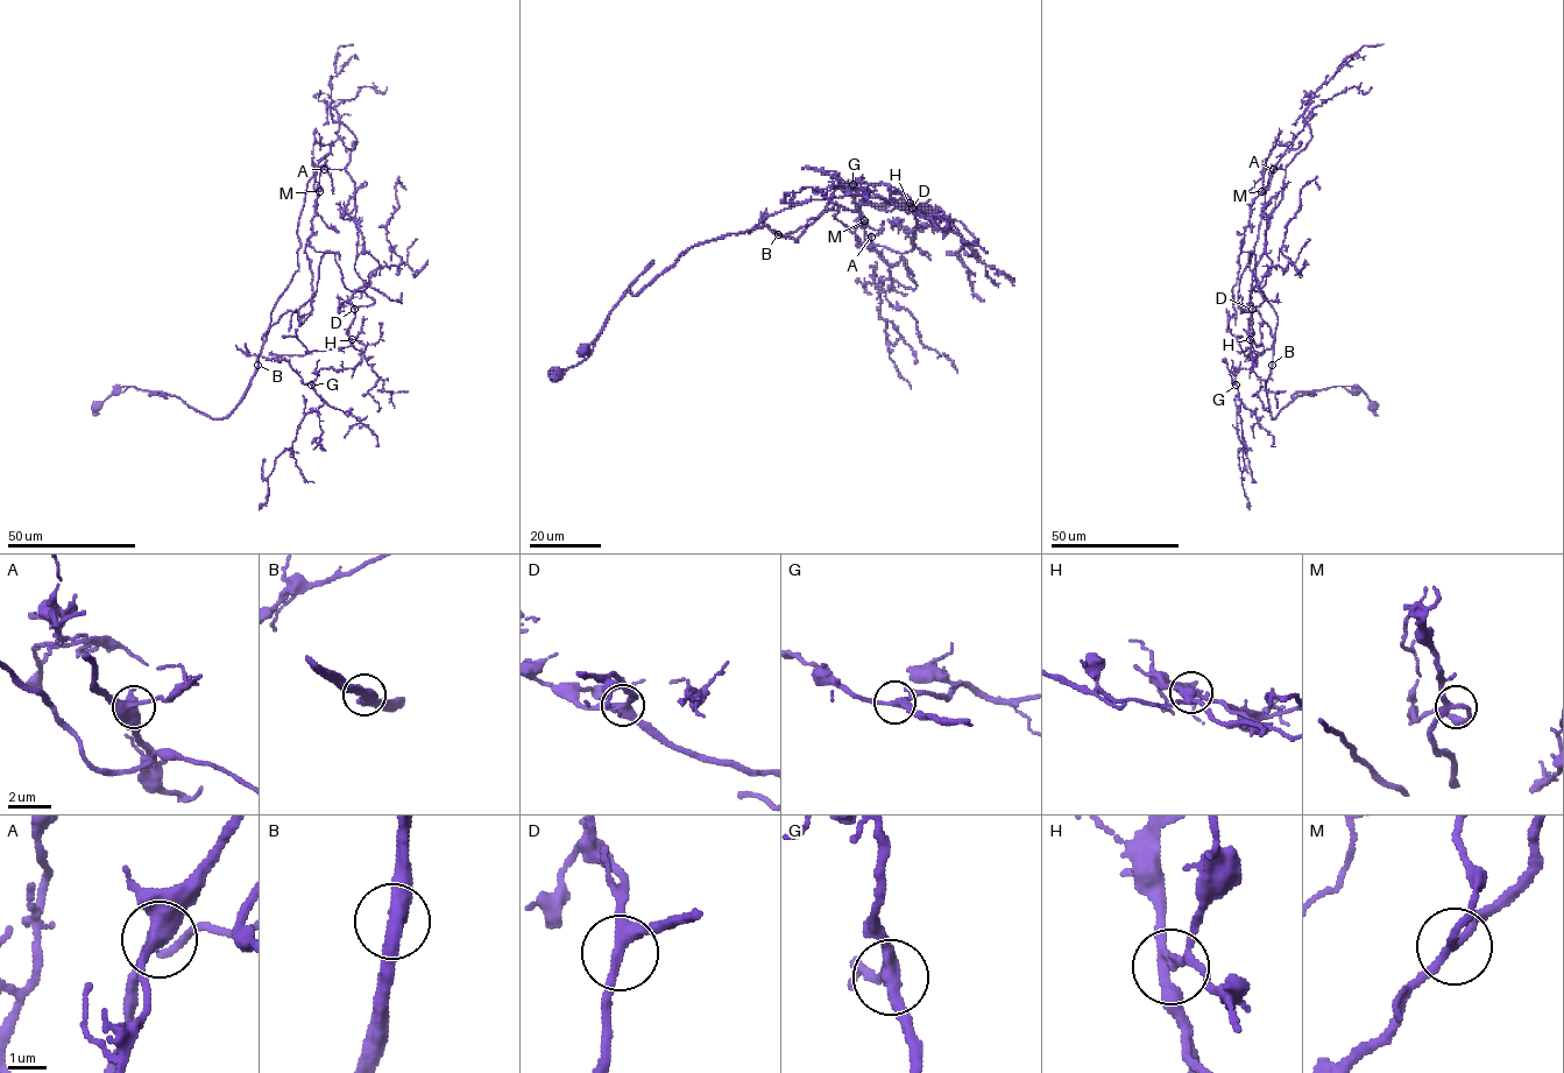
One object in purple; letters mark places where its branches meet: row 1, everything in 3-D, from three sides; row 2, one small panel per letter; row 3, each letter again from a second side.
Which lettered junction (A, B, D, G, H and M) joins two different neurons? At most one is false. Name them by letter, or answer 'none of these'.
B

